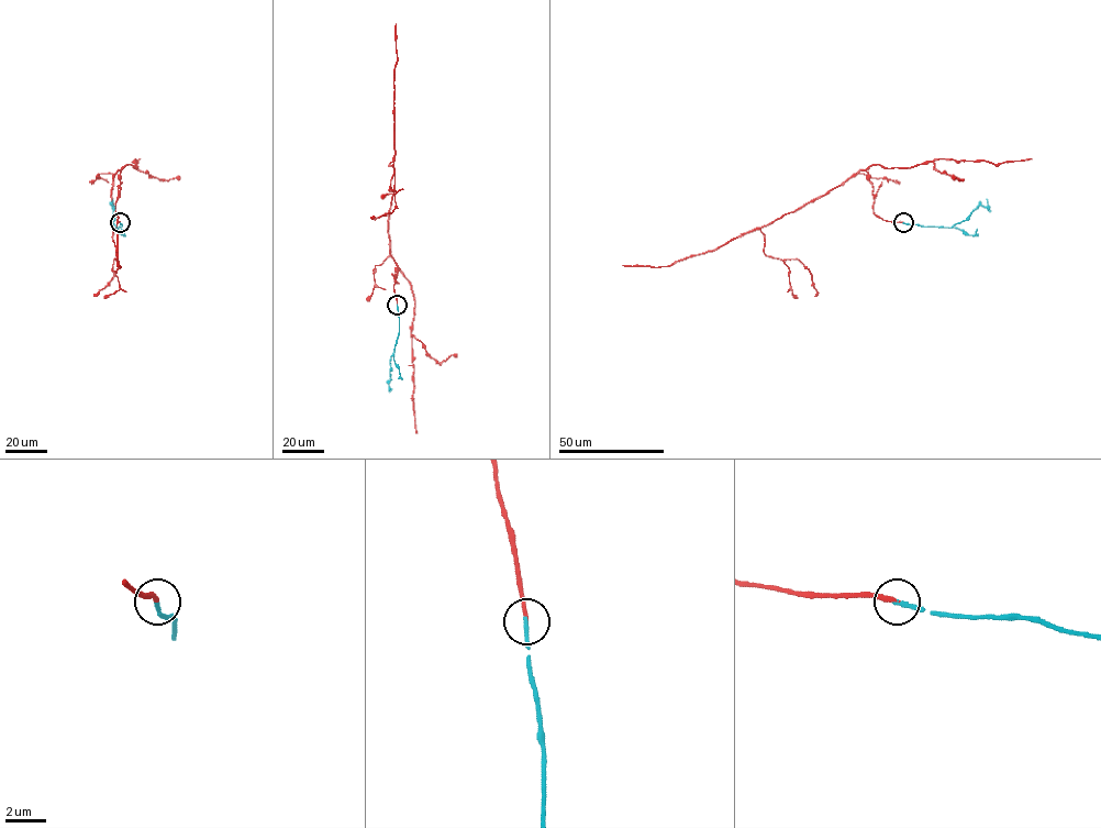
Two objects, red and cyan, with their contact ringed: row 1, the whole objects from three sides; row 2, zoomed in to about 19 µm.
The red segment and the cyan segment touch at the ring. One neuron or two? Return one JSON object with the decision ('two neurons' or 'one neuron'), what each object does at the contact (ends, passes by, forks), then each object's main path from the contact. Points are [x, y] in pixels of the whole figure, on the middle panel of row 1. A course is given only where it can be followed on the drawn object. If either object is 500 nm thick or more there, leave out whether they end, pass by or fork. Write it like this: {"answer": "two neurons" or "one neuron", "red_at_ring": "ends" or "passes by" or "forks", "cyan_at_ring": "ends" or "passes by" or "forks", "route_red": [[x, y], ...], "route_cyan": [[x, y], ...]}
{"answer": "one neuron", "red_at_ring": "ends", "cyan_at_ring": "ends", "route_red": [[397, 305], [392, 274], [397, 274], [398, 267], [391, 255], [388, 231], [395, 184], [396, 24]], "route_cyan": [[397, 305], [399, 331], [390, 362], [390, 388]]}

